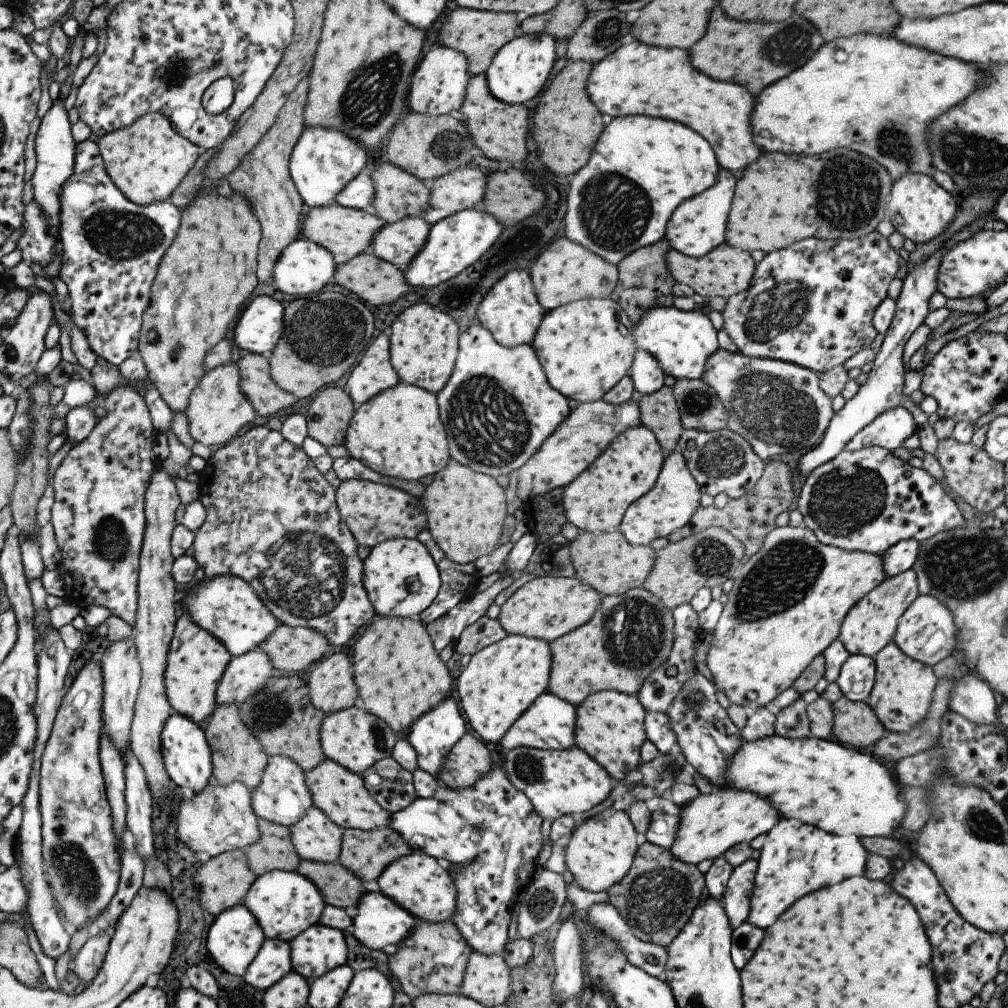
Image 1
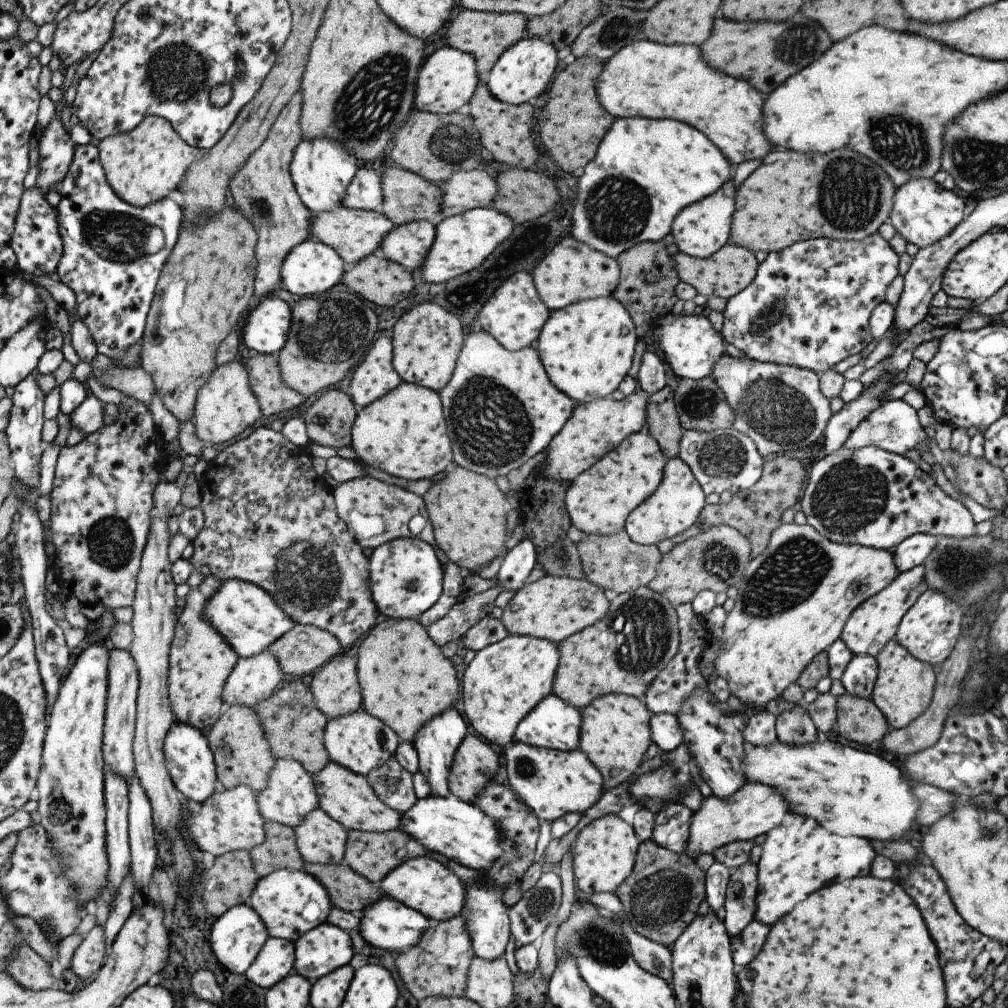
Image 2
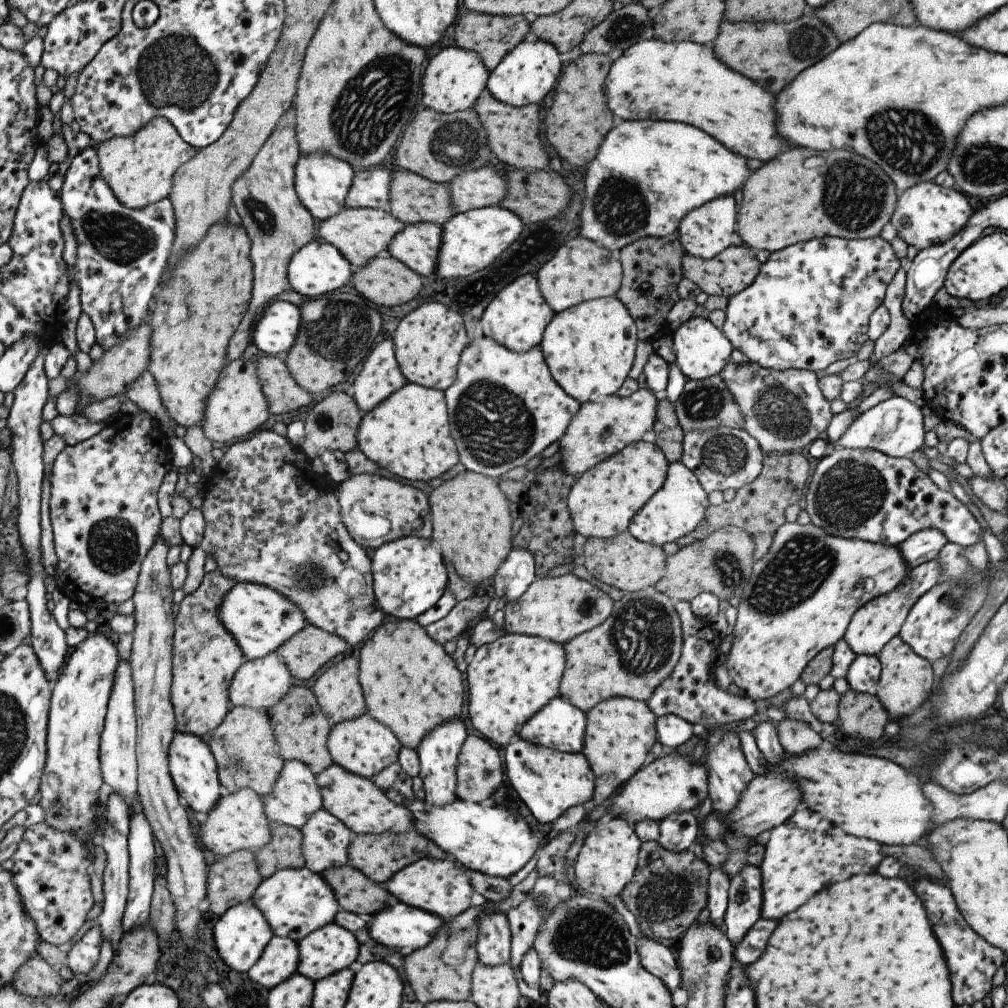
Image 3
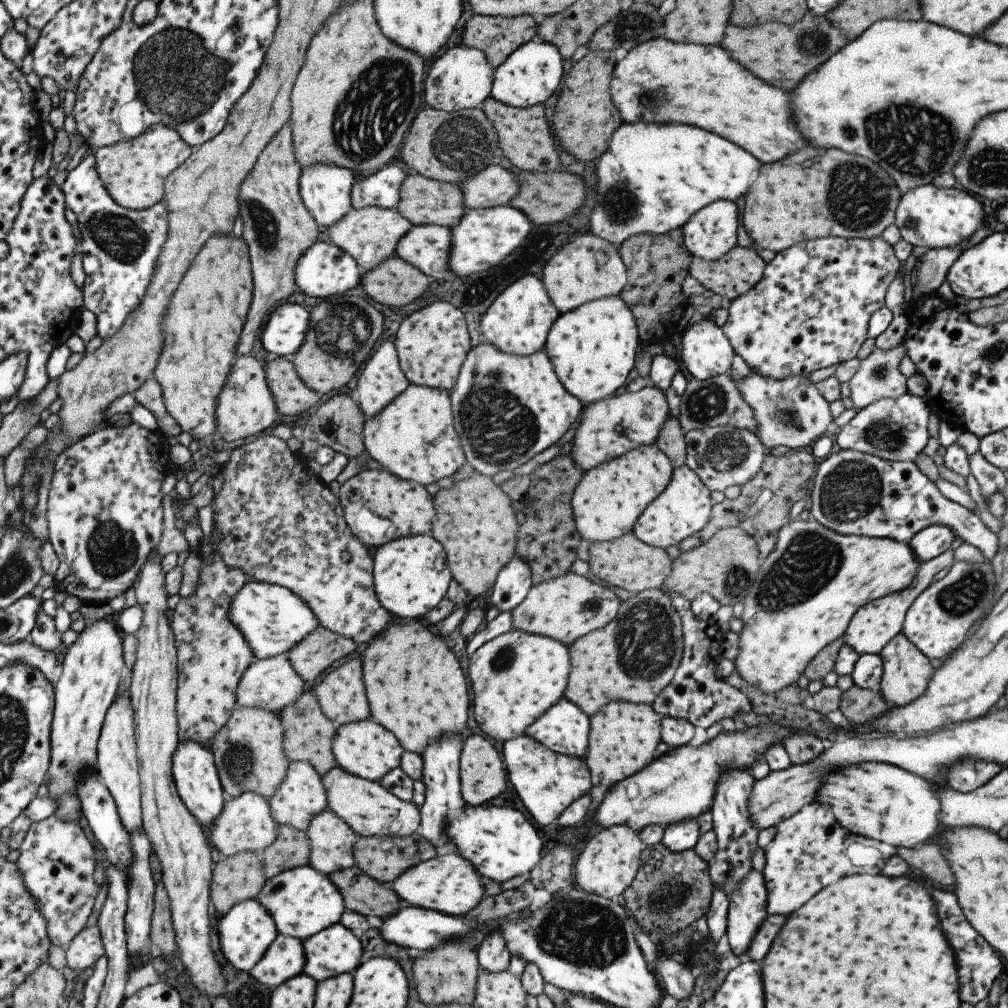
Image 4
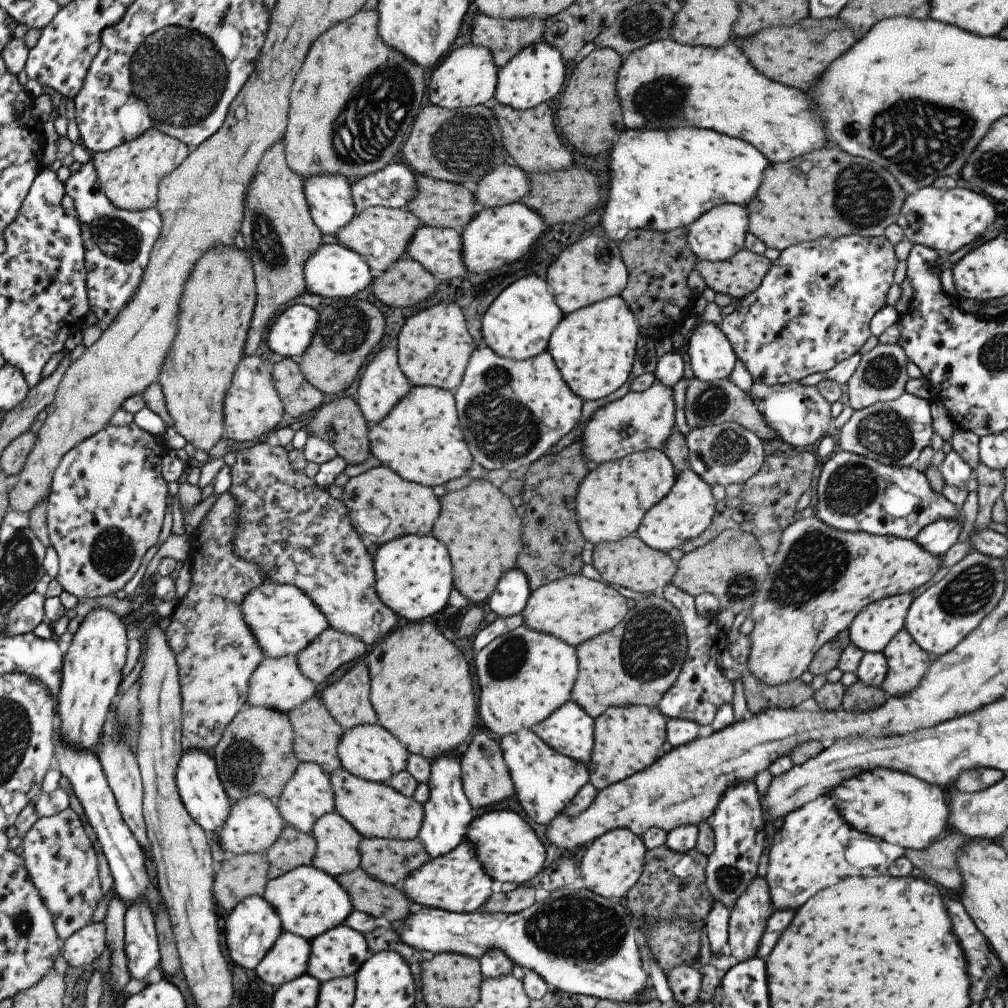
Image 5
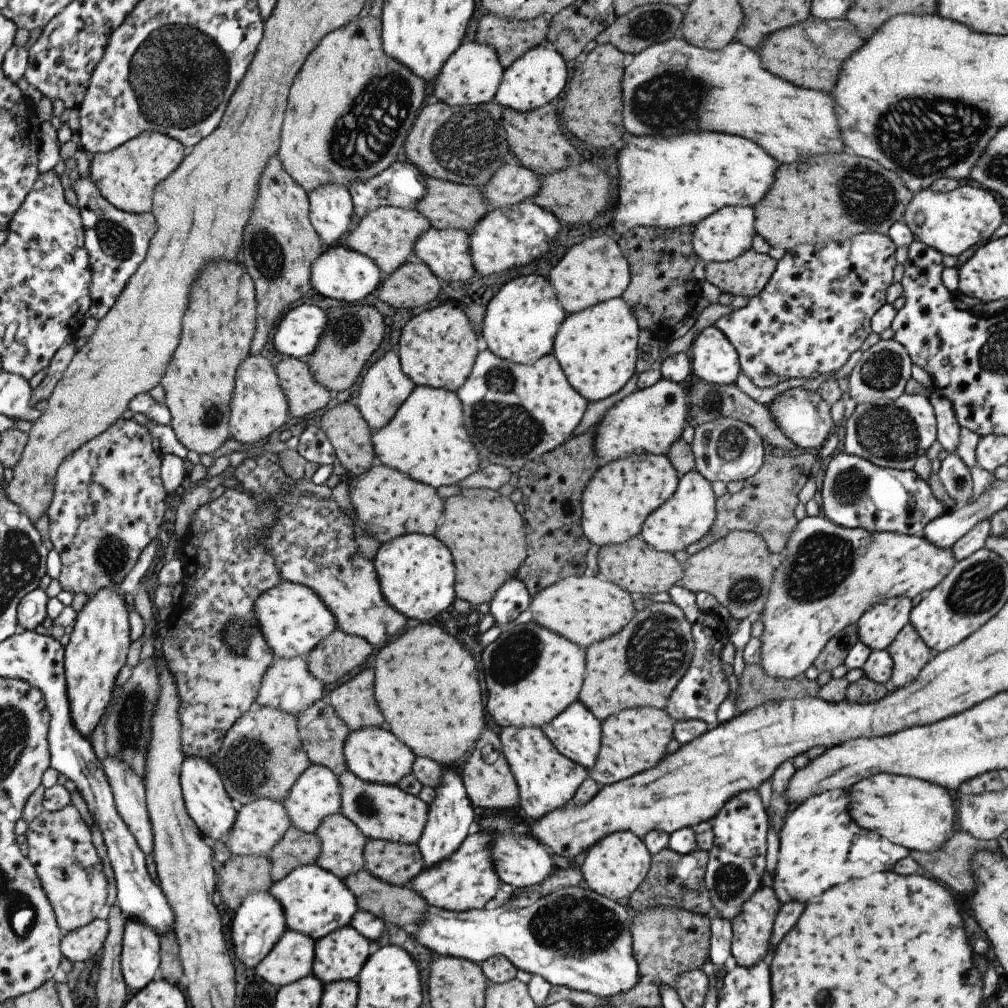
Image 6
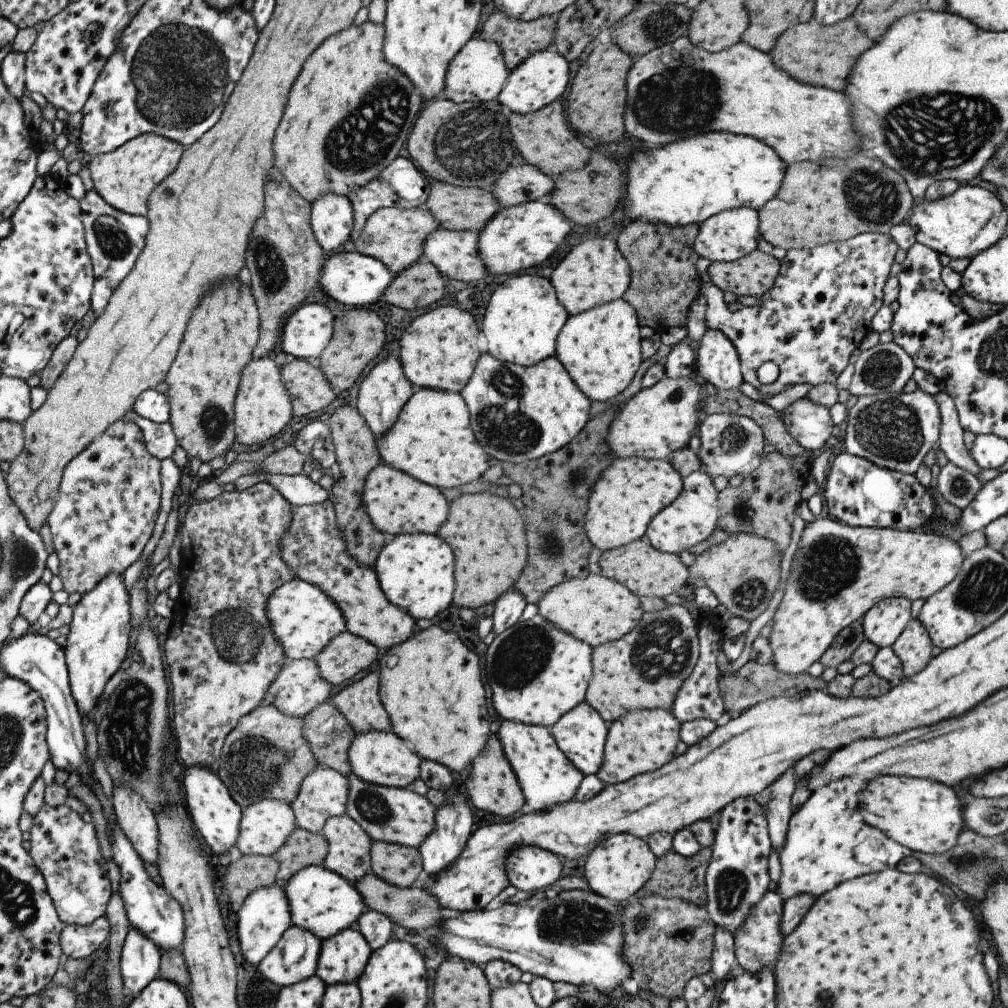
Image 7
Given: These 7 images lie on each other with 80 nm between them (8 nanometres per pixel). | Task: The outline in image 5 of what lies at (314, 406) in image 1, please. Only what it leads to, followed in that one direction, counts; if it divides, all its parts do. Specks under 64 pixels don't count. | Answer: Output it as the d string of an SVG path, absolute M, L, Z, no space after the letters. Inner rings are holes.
M341 397L320 405L321 407L315 411L308 423L307 435L315 435L323 441L328 441L335 449L336 454L345 460L346 464L359 464L365 460L367 454L370 453L366 437L369 424L361 414L355 400L350 397Z

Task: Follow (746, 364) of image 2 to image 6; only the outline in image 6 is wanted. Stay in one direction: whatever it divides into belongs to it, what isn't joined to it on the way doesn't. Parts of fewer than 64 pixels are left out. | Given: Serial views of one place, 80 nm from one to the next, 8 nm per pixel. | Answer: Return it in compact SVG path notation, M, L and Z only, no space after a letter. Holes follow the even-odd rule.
M803 387L787 389L777 394L765 406L781 434L803 450L817 449L835 427L830 415L830 406L818 395L817 390L810 391Z

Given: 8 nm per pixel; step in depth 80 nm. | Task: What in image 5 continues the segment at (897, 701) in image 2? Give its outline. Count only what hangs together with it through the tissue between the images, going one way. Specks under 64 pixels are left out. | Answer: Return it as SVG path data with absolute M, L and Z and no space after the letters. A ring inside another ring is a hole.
M905 629L889 640L881 654L886 660L886 673L879 687L888 697L900 697L917 688L930 665L927 653Z

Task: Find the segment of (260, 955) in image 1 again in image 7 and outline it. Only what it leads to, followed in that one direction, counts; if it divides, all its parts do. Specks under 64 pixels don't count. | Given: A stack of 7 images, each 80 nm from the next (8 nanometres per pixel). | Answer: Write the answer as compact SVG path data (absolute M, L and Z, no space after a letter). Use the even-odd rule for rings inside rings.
M290 925L277 944L256 964L257 970L278 987L284 987L313 976L316 971L320 940L309 931Z

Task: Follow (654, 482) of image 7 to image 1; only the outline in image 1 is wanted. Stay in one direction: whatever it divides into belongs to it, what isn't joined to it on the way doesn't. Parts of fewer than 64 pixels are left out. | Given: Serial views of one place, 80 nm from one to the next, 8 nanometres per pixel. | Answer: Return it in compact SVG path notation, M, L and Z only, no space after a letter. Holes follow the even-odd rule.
M639 424L625 429L579 476L563 487L561 504L566 522L590 533L617 529L625 509L653 486L664 455L649 428Z

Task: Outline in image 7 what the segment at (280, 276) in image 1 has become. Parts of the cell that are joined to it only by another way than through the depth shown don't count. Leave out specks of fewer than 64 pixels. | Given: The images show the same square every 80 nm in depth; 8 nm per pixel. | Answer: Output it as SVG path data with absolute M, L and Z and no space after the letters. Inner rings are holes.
M339 250L327 255L322 262L320 273L318 274L317 286L322 289L329 298L341 302L341 304L351 304L355 307L367 306L381 301L383 291L388 287L393 278L392 272L381 264L380 260L359 254L357 251L347 252Z

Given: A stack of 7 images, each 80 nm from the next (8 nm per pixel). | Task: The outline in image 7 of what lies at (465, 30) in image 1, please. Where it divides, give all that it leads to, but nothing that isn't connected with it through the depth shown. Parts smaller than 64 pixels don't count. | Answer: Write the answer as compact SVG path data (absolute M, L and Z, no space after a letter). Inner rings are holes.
M501 11L489 14L481 24L480 38L495 41L510 71L534 52L550 48L555 26L554 16L535 20L513 20Z

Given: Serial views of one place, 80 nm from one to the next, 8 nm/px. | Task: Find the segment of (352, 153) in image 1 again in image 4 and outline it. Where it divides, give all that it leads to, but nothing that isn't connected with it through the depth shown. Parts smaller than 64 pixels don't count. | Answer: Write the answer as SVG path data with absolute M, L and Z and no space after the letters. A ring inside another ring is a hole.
M313 163L300 169L300 177L298 178L300 199L322 231L330 224L336 223L336 220L339 220L352 208L350 190L355 177L355 174L347 167L334 164Z

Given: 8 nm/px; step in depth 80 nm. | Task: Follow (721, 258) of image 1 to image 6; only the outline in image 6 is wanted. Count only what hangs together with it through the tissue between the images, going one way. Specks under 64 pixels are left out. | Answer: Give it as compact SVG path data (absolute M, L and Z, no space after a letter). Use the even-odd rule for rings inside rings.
M747 249L733 260L704 264L704 280L721 293L755 296L770 280L776 260Z

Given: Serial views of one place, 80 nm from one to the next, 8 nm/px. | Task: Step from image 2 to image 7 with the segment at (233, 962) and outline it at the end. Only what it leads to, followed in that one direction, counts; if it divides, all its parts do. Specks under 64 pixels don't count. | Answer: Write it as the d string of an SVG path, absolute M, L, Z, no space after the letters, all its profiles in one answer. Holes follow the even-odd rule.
M275 884L250 892L243 899L236 916L236 934L241 956L245 956L249 964L255 965L277 944L283 932L292 924L288 900L282 888Z

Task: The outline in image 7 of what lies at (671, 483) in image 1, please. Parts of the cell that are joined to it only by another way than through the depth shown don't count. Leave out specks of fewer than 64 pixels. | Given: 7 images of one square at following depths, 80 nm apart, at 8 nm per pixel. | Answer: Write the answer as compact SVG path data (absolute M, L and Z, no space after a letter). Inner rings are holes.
M691 471L682 478L682 487L677 498L662 511L657 512L647 524L643 538L655 549L664 553L679 555L694 544L705 540L716 527L719 508L718 492L712 479L704 472Z

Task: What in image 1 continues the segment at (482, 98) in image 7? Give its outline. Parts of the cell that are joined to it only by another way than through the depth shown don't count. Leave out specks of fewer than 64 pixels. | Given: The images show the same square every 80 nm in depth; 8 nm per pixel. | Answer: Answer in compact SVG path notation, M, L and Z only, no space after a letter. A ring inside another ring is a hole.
M441 44L421 57L409 84L407 104L419 115L434 117L437 115L455 114L463 100L466 84L470 75L465 57L453 49Z

